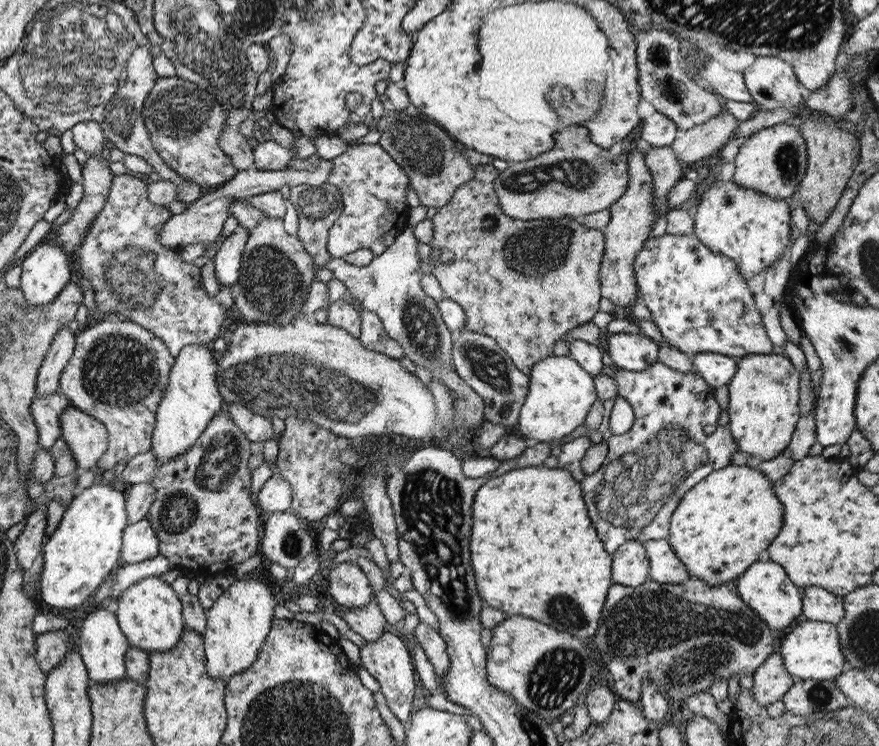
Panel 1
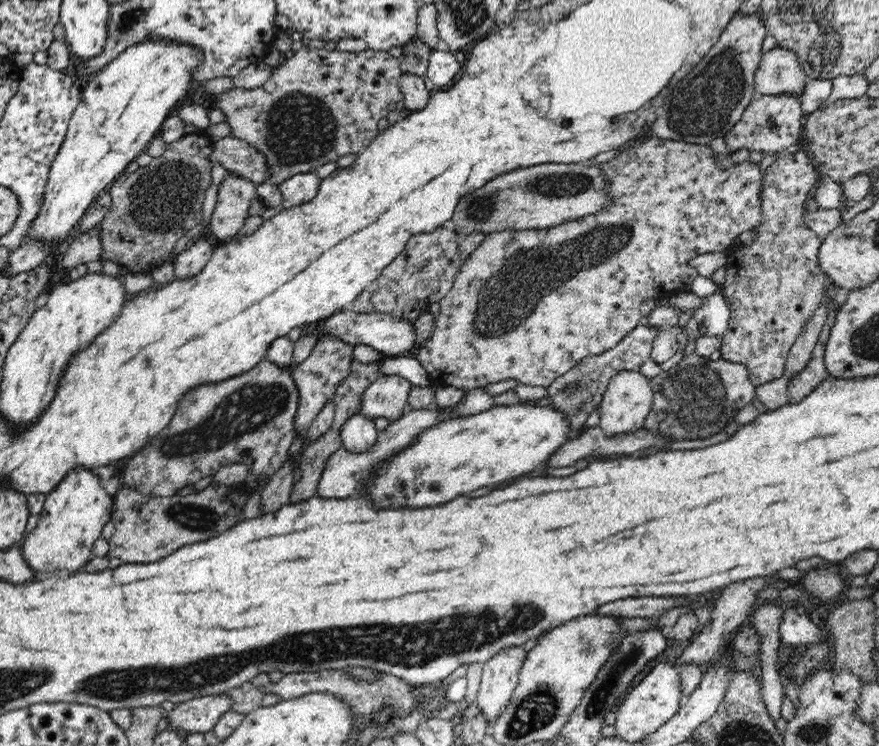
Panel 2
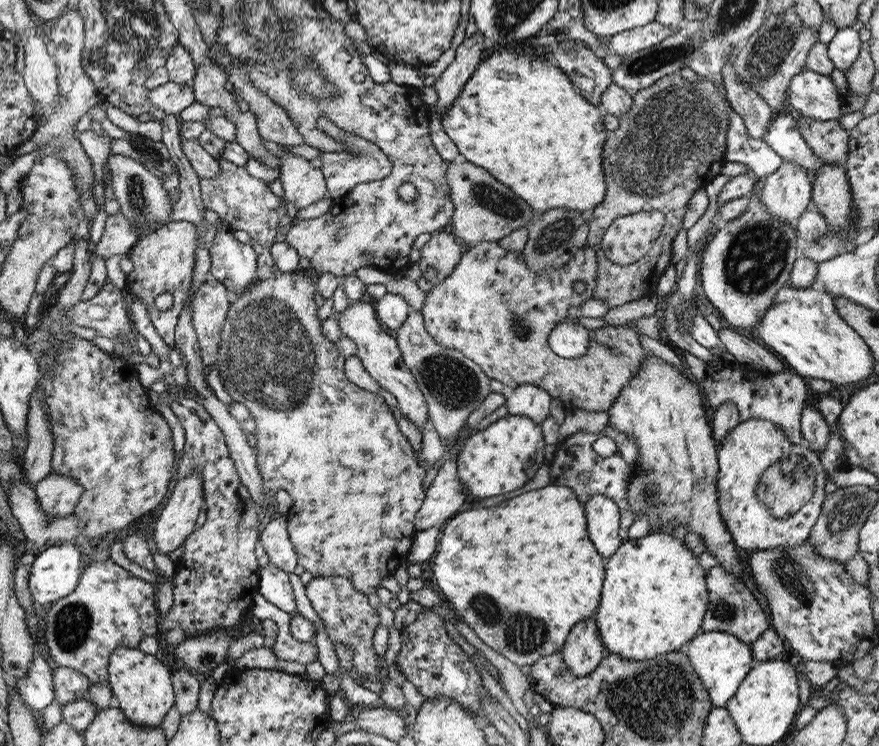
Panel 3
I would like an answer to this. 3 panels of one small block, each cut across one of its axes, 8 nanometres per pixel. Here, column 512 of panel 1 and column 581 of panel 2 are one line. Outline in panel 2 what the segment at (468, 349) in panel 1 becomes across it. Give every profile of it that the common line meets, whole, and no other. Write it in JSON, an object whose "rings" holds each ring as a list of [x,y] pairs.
{"rings":[[[641,322],[614,348],[599,355],[586,357],[579,365],[551,382],[548,387],[547,401],[569,416],[572,428],[579,429],[586,422],[588,414],[599,407],[604,390],[614,375],[620,371],[639,371],[645,361],[651,358],[653,340],[662,329],[664,329],[662,326],[650,326]]]}

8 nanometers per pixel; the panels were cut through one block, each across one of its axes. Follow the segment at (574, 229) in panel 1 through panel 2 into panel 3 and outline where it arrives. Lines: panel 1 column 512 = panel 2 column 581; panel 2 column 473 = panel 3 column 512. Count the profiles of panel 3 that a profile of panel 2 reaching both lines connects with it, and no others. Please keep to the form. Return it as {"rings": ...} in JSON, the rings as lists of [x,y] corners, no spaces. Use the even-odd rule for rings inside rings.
{"rings":[[[497,241],[478,242],[463,247],[461,258],[453,266],[449,276],[439,284],[431,284],[431,292],[425,295],[420,312],[427,334],[437,344],[458,350],[465,358],[477,364],[487,378],[494,378],[505,385],[507,391],[521,384],[533,384],[537,388],[541,387],[552,398],[558,398],[568,408],[587,412],[608,411],[621,388],[631,380],[631,376],[643,364],[645,356],[649,355],[639,342],[637,326],[605,325],[603,328],[588,330],[589,342],[585,354],[572,359],[557,356],[547,346],[549,331],[557,323],[569,320],[567,308],[580,308],[583,302],[591,299],[597,269],[594,248],[585,245],[576,250],[567,264],[538,272],[531,272],[521,255],[521,252],[503,250]],[[575,282],[583,282],[585,288],[581,292],[575,292]]]}

